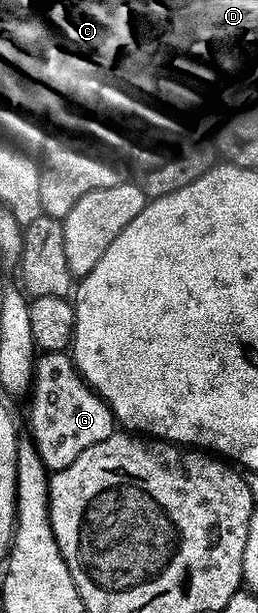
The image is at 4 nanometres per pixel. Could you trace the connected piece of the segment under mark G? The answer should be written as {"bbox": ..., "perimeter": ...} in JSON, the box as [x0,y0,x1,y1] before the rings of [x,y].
{"bbox":[28,351,118,473],"perimeter":[[[67,351],[45,352],[37,359],[31,396],[32,401],[28,404],[30,439],[49,473],[66,470],[82,450],[106,442],[106,438],[117,431],[118,421],[110,406],[84,381]]]}

